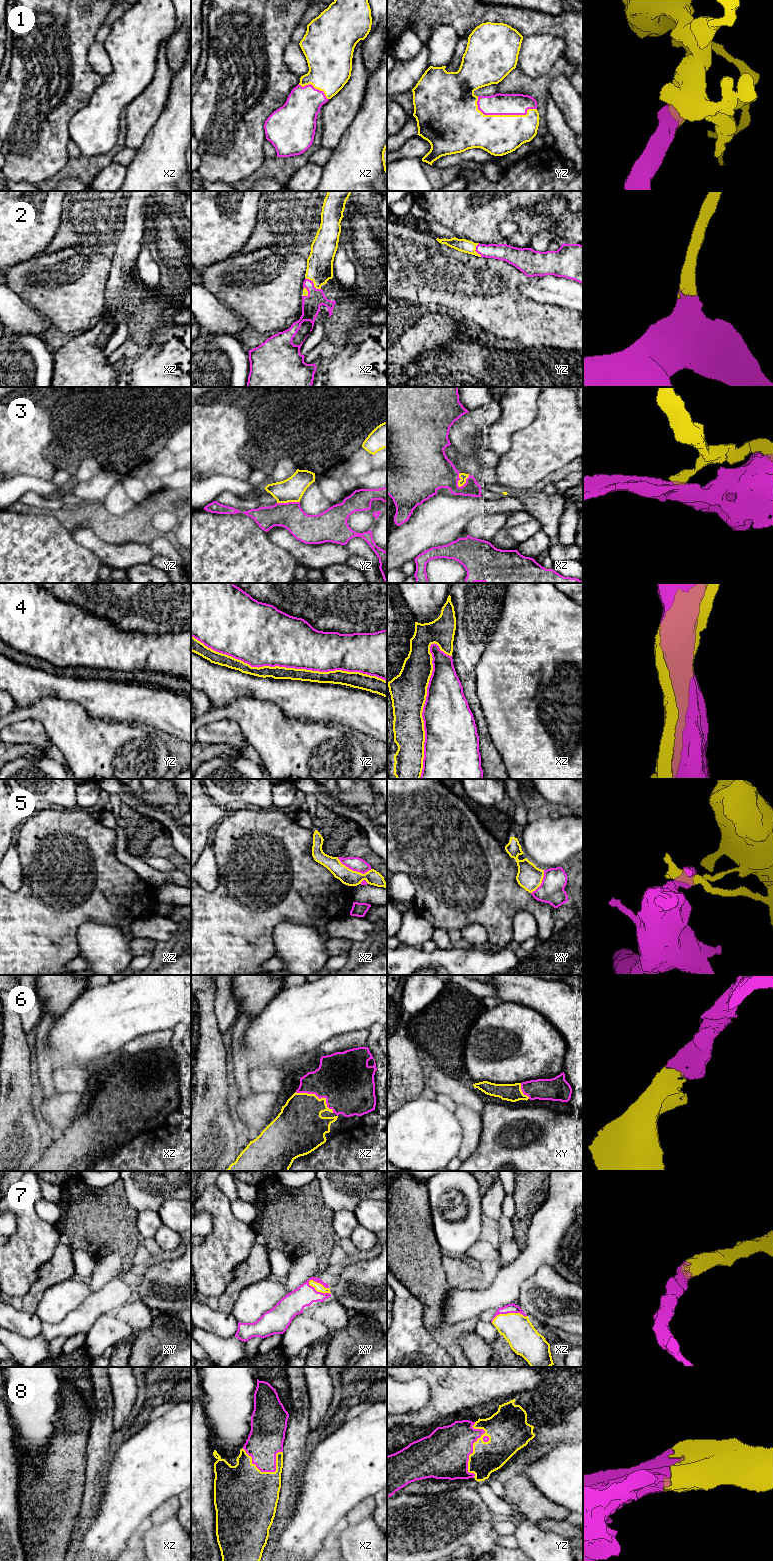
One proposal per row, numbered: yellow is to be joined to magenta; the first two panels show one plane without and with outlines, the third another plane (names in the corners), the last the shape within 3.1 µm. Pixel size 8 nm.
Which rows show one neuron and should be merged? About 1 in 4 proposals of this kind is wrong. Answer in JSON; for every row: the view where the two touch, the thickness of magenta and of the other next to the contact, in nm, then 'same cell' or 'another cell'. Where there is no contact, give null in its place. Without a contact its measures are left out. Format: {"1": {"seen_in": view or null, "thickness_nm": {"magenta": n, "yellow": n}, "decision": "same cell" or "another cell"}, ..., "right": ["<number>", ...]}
{"1": {"seen_in": "yz", "thickness_nm": {"magenta": 180, "yellow": 320}, "decision": "same cell"}, "2": {"seen_in": "xz", "thickness_nm": {"magenta": 150, "yellow": 200}, "decision": "same cell"}, "3": {"seen_in": "xz", "thickness_nm": {"magenta": 280, "yellow": 60}, "decision": "another cell"}, "4": {"seen_in": "yz", "thickness_nm": {"magenta": 440, "yellow": 100}, "decision": "another cell"}, "5": {"seen_in": "xz", "thickness_nm": {"magenta": 110, "yellow": 130}, "decision": "another cell"}, "6": {"seen_in": "xz", "thickness_nm": {"magenta": 420, "yellow": 360}, "decision": "same cell"}, "7": {"seen_in": "xy", "thickness_nm": {"magenta": 180, "yellow": 70}, "decision": "same cell"}, "8": {"seen_in": "yz", "thickness_nm": {"magenta": 400, "yellow": 260}, "decision": "same cell"}, "right": ["1", "2", "6", "7", "8"]}

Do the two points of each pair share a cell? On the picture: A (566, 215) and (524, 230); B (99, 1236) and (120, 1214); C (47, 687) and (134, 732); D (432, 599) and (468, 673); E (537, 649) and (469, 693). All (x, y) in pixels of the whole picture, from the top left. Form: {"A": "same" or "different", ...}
{"A": "different", "B": "same", "C": "different", "D": "different", "E": "different"}

